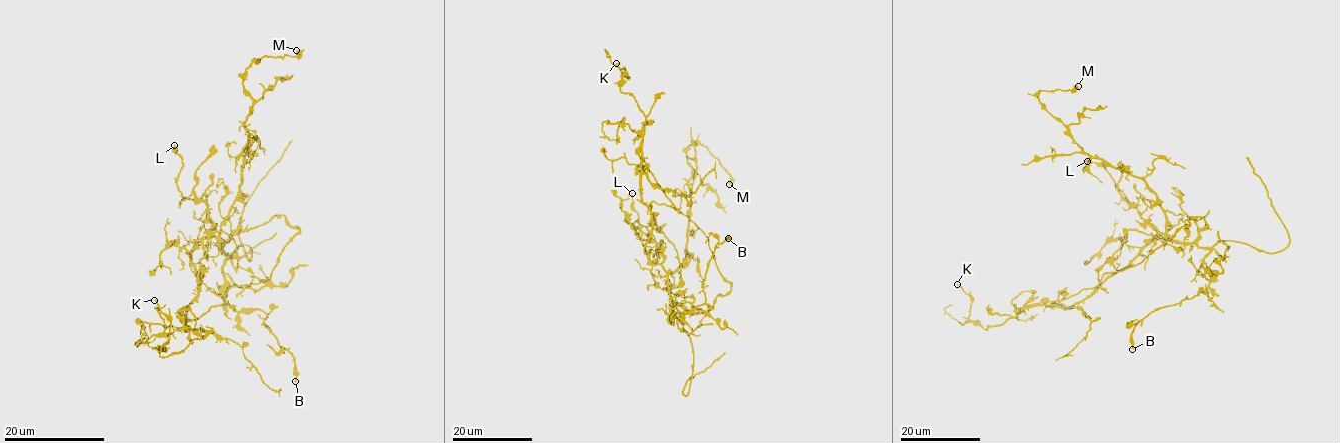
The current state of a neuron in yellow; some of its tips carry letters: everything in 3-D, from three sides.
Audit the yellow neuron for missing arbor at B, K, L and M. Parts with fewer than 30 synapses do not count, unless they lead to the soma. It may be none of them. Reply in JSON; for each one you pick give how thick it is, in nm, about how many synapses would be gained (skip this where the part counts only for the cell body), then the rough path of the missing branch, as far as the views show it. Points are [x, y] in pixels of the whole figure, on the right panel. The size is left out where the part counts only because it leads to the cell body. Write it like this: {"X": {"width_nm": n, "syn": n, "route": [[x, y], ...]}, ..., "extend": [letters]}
{"extend": []}

